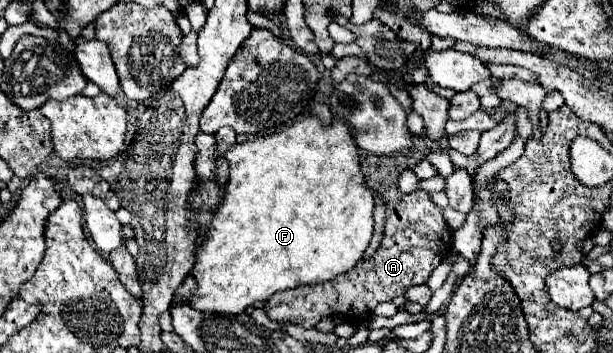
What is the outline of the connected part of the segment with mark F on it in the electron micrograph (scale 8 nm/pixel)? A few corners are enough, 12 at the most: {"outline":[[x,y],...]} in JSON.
{"outline":[[347,124],[237,144],[189,304],[351,270],[373,192]]}

